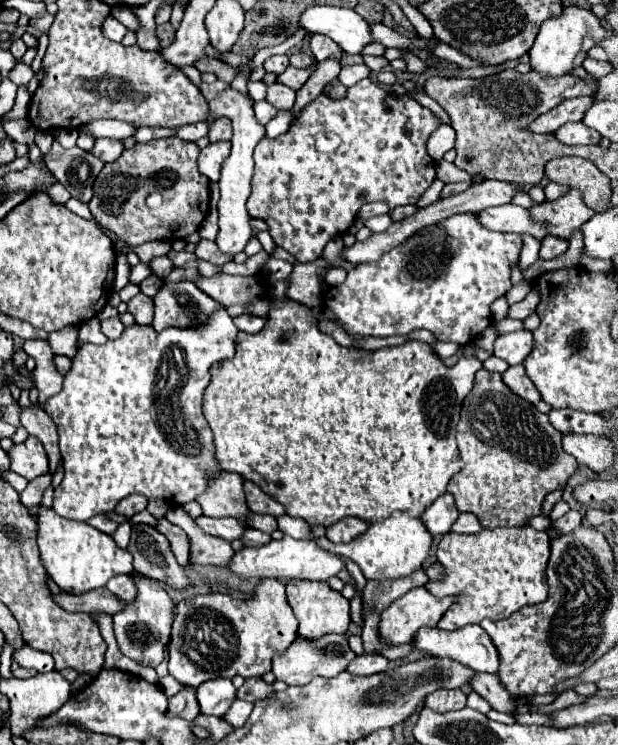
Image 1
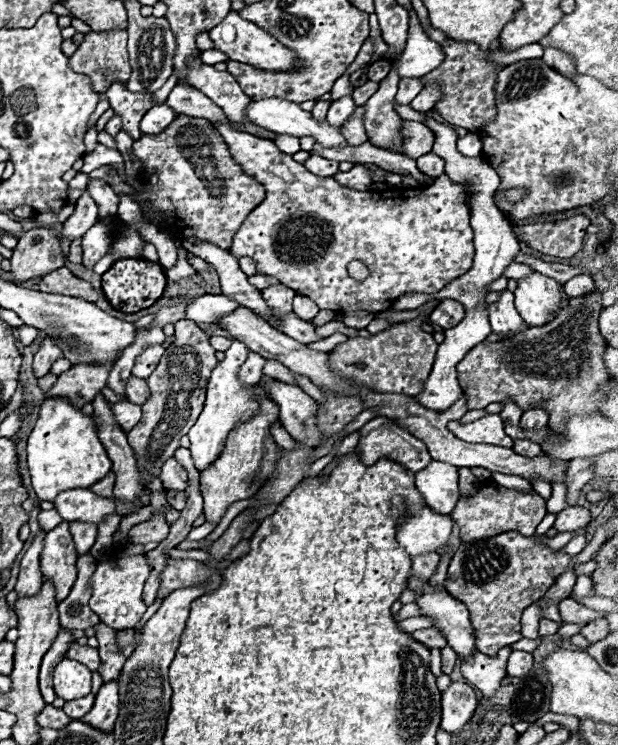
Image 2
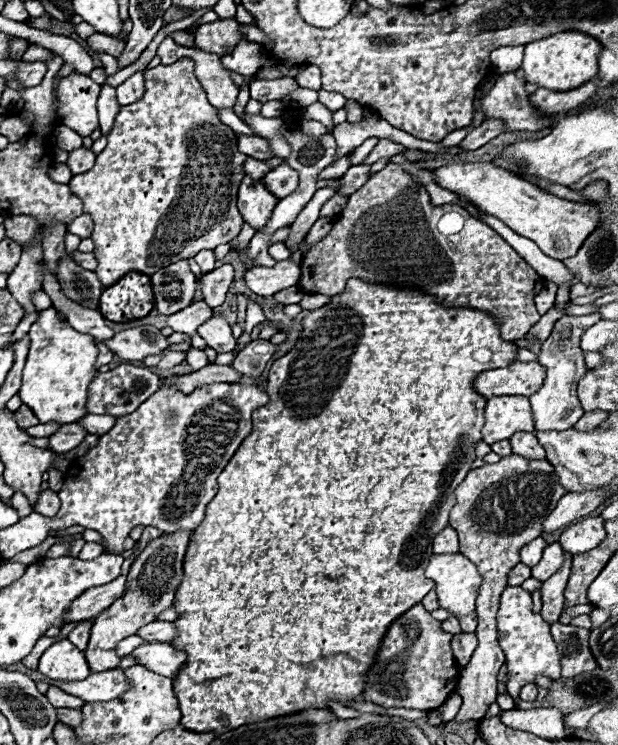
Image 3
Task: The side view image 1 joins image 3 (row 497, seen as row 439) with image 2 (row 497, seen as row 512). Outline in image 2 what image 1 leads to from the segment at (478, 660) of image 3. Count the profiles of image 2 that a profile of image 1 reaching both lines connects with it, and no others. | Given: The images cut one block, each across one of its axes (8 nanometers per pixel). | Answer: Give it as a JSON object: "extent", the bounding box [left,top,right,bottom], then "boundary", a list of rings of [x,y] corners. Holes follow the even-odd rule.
{"extent":[450,480,546,542],"boundary":[[[488,480],[488,482],[484,482],[484,486],[480,488],[478,494],[474,494],[468,500],[458,500],[458,504],[450,516],[458,524],[460,538],[464,542],[498,536],[498,534],[510,532],[510,530],[520,532],[522,536],[532,536],[536,532],[536,526],[546,516],[546,500],[540,498],[538,494],[532,494],[532,492],[522,494],[516,490],[502,488],[494,480]]]}

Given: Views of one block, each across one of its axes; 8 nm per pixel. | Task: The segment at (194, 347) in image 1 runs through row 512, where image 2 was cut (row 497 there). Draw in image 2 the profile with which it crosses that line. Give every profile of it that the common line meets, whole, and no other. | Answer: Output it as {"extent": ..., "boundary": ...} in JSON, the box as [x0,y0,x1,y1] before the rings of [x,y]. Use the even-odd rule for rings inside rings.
{"extent":[54,488,114,524],"boundary":[[[80,488],[58,494],[54,508],[60,512],[60,516],[66,522],[82,520],[82,522],[100,524],[104,516],[114,514],[114,502],[110,498],[102,498],[96,496],[92,490],[80,490]]]}

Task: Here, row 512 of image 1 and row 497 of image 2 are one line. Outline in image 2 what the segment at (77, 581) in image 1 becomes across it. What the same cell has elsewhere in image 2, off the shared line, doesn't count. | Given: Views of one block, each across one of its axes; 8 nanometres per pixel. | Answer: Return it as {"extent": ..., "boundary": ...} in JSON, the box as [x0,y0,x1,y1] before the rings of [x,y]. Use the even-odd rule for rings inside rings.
{"extent":[26,398,112,502],"boundary":[[[62,398],[42,402],[36,426],[28,438],[26,452],[32,488],[36,496],[46,502],[54,502],[54,496],[66,488],[90,488],[112,470],[112,460],[108,458],[92,426],[92,418],[84,416]]]}

